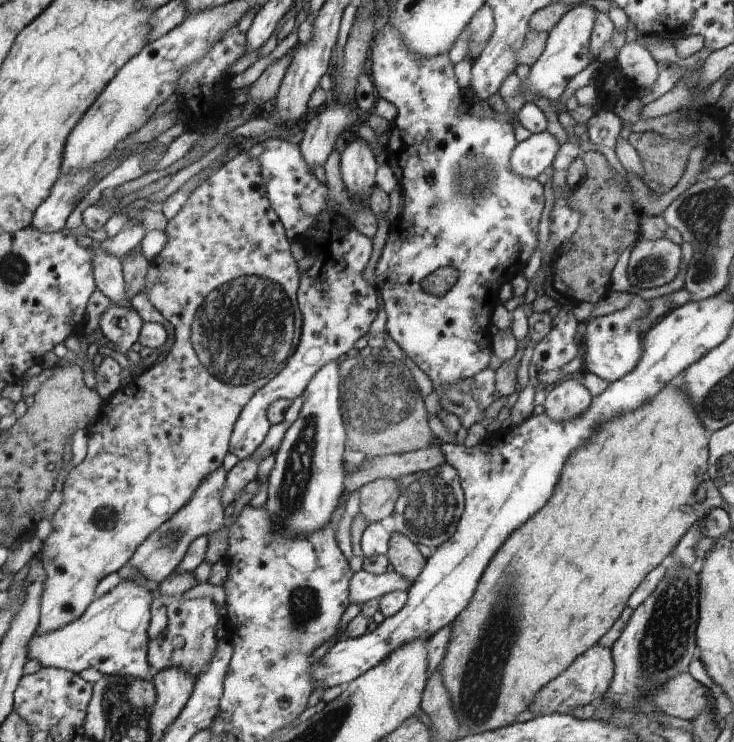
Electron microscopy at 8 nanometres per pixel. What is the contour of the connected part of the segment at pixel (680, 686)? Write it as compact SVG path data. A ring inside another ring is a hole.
M685 671L658 687L654 701L665 715L691 720L704 711L714 712L713 697L708 698L706 691L706 687Z

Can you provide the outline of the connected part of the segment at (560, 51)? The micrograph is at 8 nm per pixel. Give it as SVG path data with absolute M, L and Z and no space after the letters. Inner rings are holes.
M581 3L573 7L560 21L557 26L549 33L546 49L542 57L530 67L529 76L524 83L520 84L520 90L524 94L530 92L529 96L537 96L540 94L548 98L552 103L559 102L559 98L563 96L569 80L573 76L577 76L581 70L587 68L591 60L590 40L598 12L593 5L589 3Z

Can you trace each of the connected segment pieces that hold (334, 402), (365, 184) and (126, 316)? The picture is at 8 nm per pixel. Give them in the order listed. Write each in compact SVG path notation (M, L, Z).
M341 361L326 364L303 394L304 405L299 418L289 428L282 440L280 449L275 459L275 464L268 479L268 494L266 507L274 514L280 533L286 537L308 535L322 529L332 517L338 507L341 494L346 488L346 440L345 422L342 412L341 390Z
M349 139L342 154L342 173L351 196L363 198L373 186L377 176L377 157L373 154L371 144L363 139Z
M109 306L101 315L100 325L106 338L115 344L116 350L126 355L131 346L140 340L144 322L139 312L131 306Z

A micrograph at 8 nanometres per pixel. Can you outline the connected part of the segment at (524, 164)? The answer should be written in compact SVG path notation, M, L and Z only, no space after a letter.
M551 132L531 134L515 148L511 159L512 169L519 176L535 179L552 166L561 147Z

